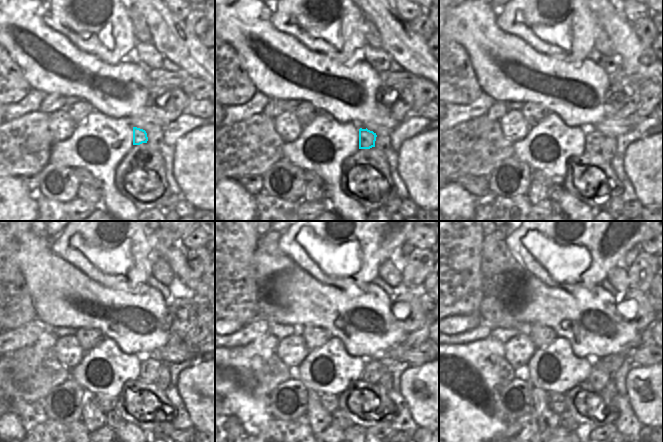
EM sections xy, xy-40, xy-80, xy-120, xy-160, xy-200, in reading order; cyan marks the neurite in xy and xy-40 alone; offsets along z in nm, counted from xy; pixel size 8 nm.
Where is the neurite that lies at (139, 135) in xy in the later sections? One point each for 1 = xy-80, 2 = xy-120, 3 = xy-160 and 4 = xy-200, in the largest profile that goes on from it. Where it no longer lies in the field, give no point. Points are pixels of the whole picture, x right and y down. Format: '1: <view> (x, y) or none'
1: xy-80 (594, 140)
2: xy-120 (149, 372)
3: xy-160 (374, 370)
4: xy-200 (599, 376)

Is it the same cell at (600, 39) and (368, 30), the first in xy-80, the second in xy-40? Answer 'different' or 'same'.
same

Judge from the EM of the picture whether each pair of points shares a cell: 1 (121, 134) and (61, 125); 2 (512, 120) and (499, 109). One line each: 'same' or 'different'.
1: different
2: different

